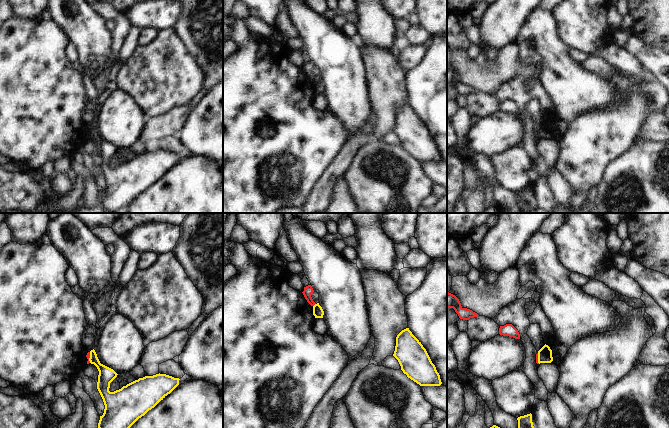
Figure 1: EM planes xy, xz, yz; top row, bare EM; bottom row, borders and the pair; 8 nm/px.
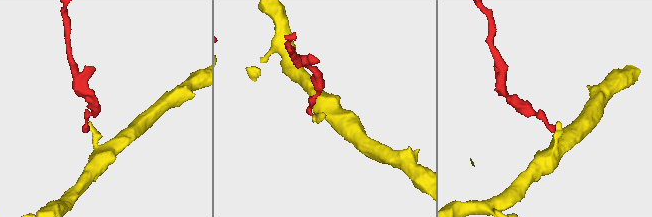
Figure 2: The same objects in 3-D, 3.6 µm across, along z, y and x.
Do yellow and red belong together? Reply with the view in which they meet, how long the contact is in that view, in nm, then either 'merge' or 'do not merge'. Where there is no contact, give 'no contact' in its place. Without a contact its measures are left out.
meets yellow in xz; contact 40 nm long; do not merge

